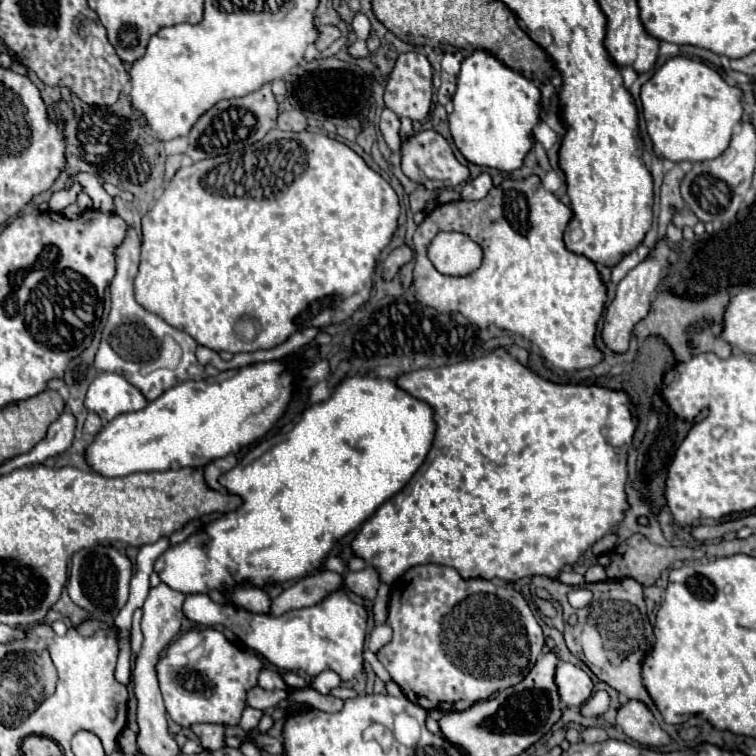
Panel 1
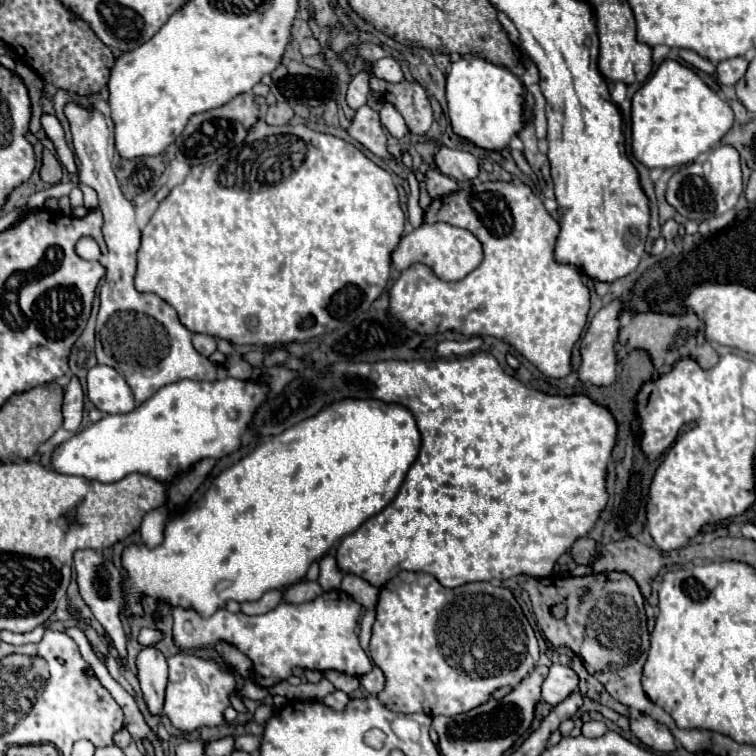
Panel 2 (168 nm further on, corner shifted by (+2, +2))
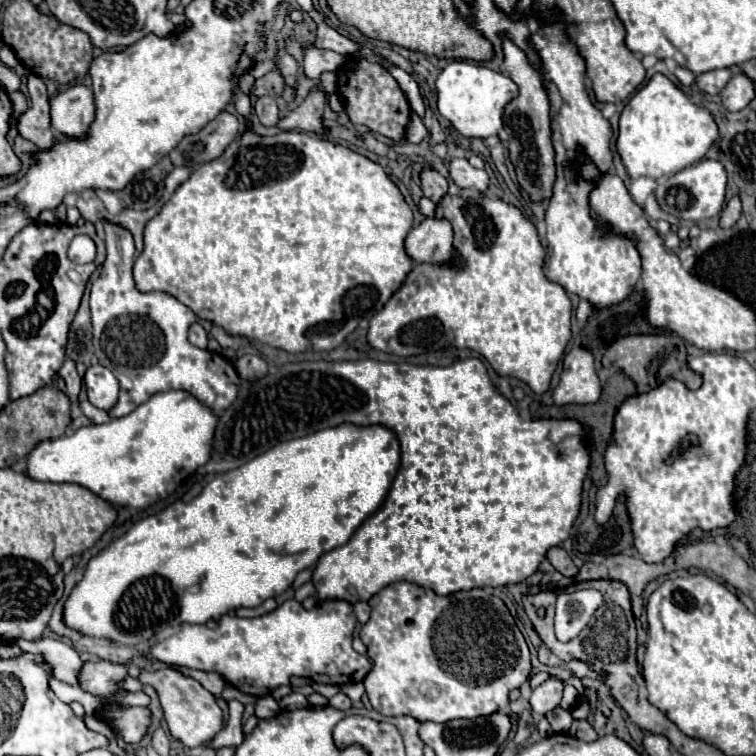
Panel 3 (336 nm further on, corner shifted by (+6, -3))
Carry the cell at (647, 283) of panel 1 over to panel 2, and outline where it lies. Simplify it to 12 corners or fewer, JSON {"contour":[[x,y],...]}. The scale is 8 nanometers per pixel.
{"contour":[[620,301],[602,307],[580,343],[578,381],[616,379]]}

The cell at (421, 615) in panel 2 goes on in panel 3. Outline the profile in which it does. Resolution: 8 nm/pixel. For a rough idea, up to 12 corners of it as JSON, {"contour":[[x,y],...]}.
{"contour":[[394,582],[360,638],[382,716],[508,708],[530,650],[482,588]]}

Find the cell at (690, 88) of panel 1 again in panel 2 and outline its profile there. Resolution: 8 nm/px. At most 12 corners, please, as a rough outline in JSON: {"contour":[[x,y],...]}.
{"contour":[[666,59],[632,97],[632,155],[692,163],[734,113]]}

